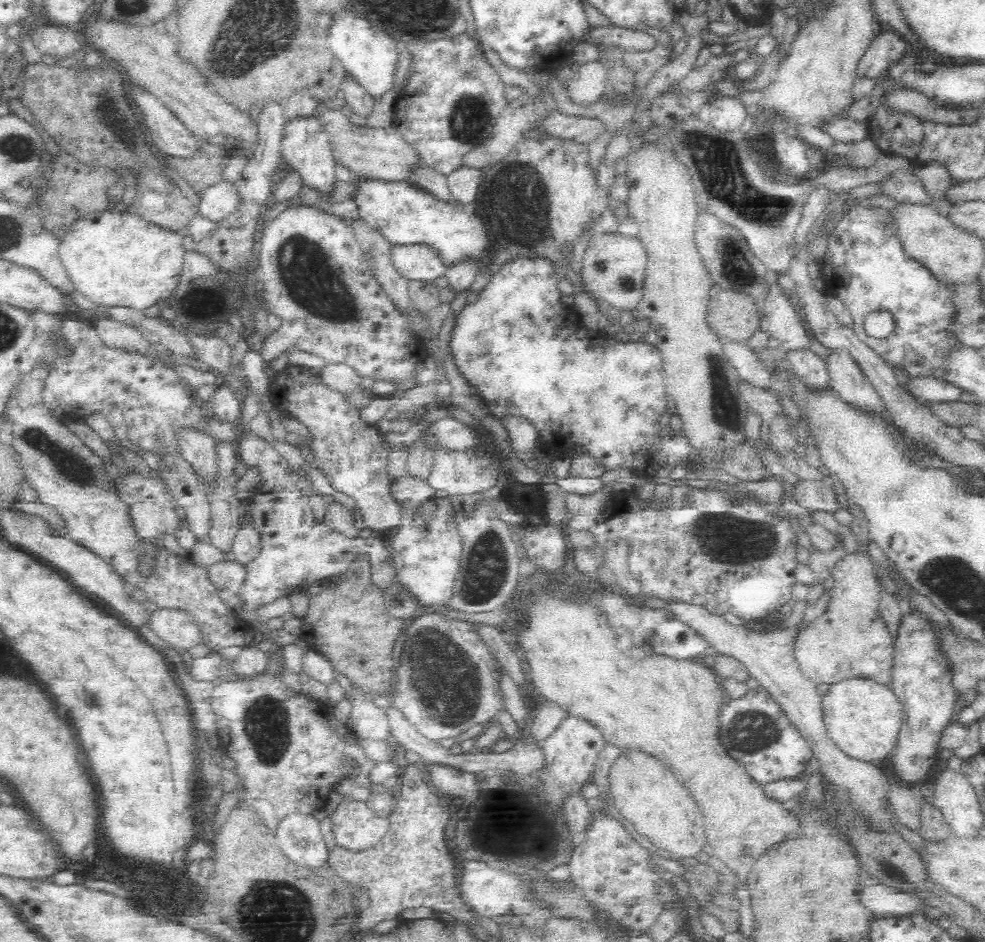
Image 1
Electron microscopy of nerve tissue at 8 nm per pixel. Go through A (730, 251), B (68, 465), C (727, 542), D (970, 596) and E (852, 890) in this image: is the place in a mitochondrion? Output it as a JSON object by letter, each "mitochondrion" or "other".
{"A":"mitochondrion","B":"mitochondrion","C":"mitochondrion","D":"mitochondrion","E":"other"}

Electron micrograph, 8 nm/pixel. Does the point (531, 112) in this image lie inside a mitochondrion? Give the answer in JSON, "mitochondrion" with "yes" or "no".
{"mitochondrion":"no"}

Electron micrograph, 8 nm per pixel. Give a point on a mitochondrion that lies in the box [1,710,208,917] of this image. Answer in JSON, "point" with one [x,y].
{"point":[170,892]}

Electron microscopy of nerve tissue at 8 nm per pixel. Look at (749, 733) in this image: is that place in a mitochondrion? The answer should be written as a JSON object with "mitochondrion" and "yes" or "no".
{"mitochondrion":"yes"}

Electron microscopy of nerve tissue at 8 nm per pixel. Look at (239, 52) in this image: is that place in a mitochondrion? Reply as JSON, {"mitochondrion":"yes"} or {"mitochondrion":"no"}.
{"mitochondrion":"yes"}

